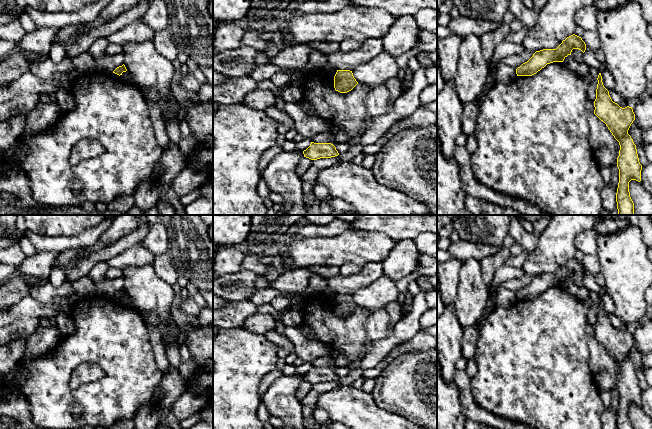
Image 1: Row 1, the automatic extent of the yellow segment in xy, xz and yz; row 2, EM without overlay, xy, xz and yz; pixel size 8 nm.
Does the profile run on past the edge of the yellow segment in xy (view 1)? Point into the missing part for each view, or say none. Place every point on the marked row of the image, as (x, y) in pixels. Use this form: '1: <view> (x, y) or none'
1: none

